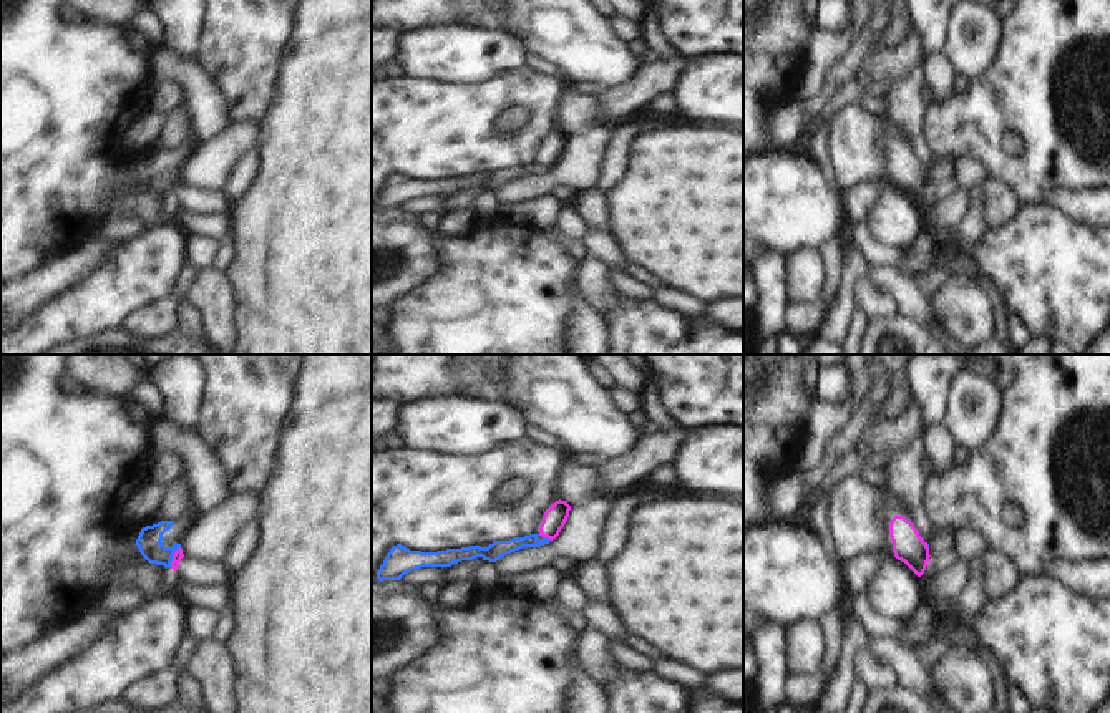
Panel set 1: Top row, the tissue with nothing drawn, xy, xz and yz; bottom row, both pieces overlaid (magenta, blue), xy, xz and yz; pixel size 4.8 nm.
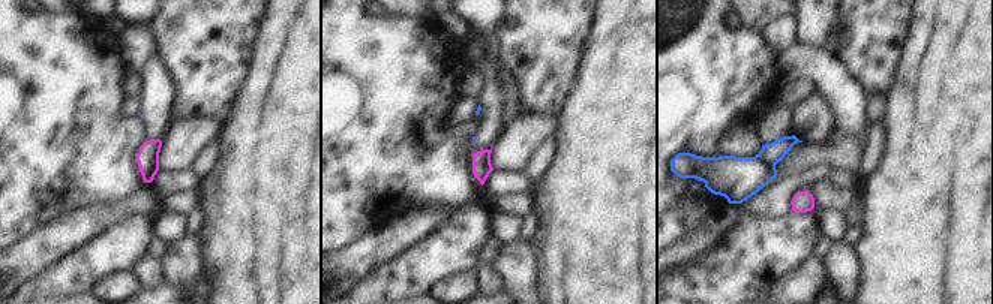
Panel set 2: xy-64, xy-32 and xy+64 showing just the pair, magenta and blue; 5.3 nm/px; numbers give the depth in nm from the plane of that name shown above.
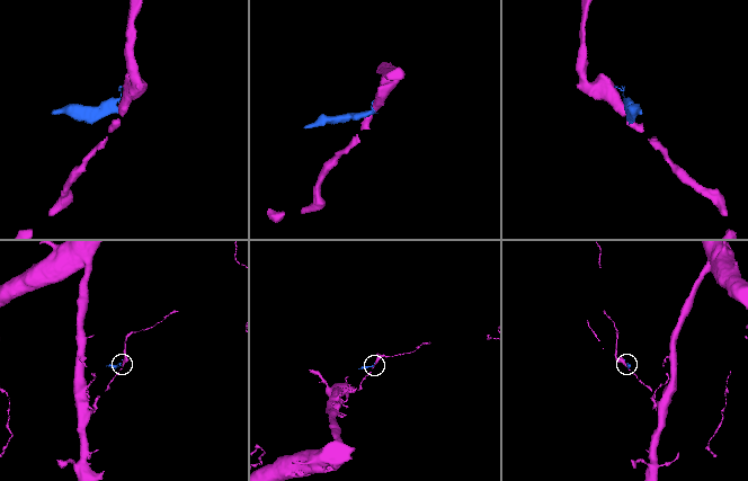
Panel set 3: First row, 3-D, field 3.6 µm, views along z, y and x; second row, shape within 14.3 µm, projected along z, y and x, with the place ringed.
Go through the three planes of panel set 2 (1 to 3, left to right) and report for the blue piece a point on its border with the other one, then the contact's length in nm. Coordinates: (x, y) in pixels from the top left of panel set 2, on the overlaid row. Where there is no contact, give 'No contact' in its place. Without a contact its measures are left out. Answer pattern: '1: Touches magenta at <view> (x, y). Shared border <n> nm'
1: No contact
2: No contact
3: No contact

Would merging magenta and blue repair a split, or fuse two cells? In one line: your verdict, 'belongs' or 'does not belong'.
does not belong

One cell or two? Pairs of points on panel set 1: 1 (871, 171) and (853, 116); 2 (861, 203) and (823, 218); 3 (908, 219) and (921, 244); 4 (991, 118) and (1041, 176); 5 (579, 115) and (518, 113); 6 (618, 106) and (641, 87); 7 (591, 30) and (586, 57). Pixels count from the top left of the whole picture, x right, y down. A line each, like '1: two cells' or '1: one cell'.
1: one cell
2: two cells
3: two cells
4: one cell
5: two cells
6: one cell
7: one cell

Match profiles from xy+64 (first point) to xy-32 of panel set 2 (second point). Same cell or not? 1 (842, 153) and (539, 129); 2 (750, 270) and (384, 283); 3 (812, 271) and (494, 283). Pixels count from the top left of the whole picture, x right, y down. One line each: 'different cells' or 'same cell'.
1: same cell
2: same cell
3: different cells

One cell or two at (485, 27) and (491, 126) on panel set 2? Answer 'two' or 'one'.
one

